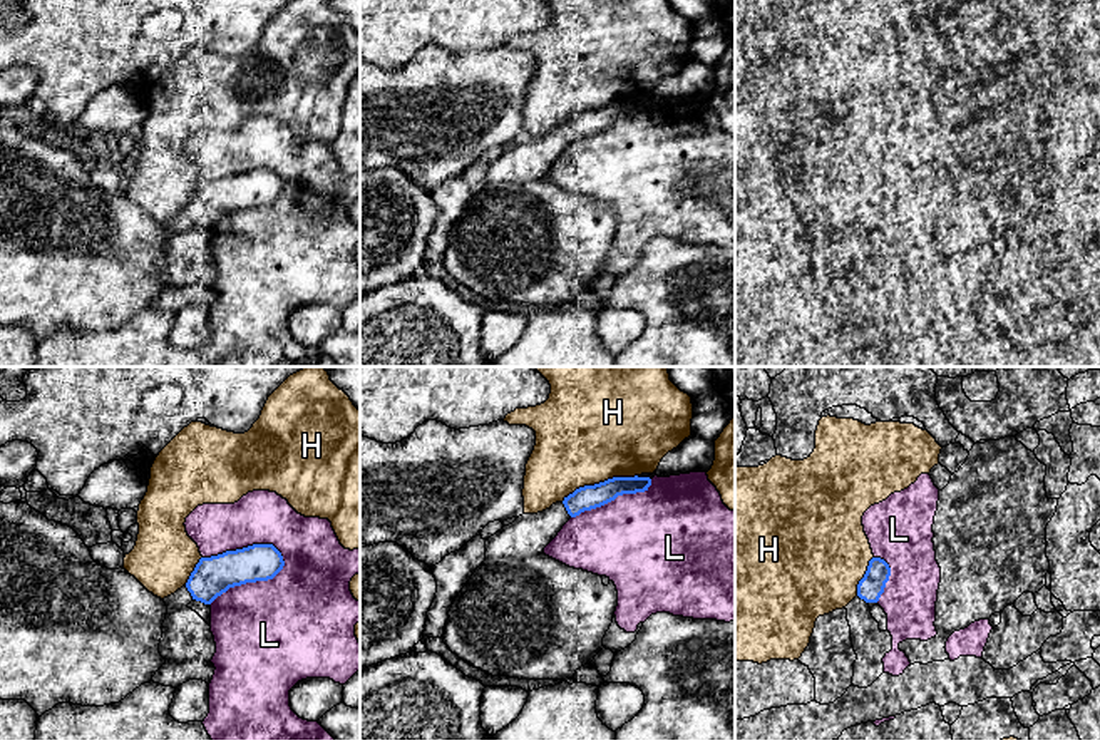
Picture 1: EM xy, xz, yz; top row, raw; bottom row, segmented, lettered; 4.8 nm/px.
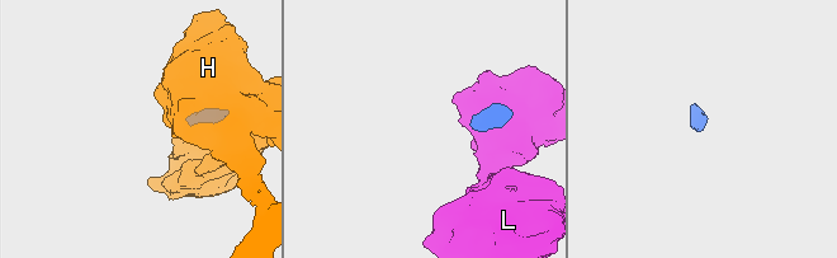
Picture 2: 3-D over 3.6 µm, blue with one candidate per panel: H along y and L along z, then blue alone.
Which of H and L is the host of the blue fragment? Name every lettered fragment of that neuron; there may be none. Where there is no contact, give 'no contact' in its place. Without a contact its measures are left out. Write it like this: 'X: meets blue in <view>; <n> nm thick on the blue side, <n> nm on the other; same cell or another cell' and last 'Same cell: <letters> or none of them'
H: meets blue in xz; 120 nm thick on the blue side, 500 nm on the other; another cell
L: meets blue in xy; 190 nm thick on the blue side, 500 nm on the other; another cell
Same cell: none of them

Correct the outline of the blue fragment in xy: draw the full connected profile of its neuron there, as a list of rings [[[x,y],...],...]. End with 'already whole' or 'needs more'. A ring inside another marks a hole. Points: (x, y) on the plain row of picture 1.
[[[253,169],[201,182],[186,213],[193,224],[211,229],[229,213],[273,204],[283,191],[283,181],[273,169]]]; already whole

